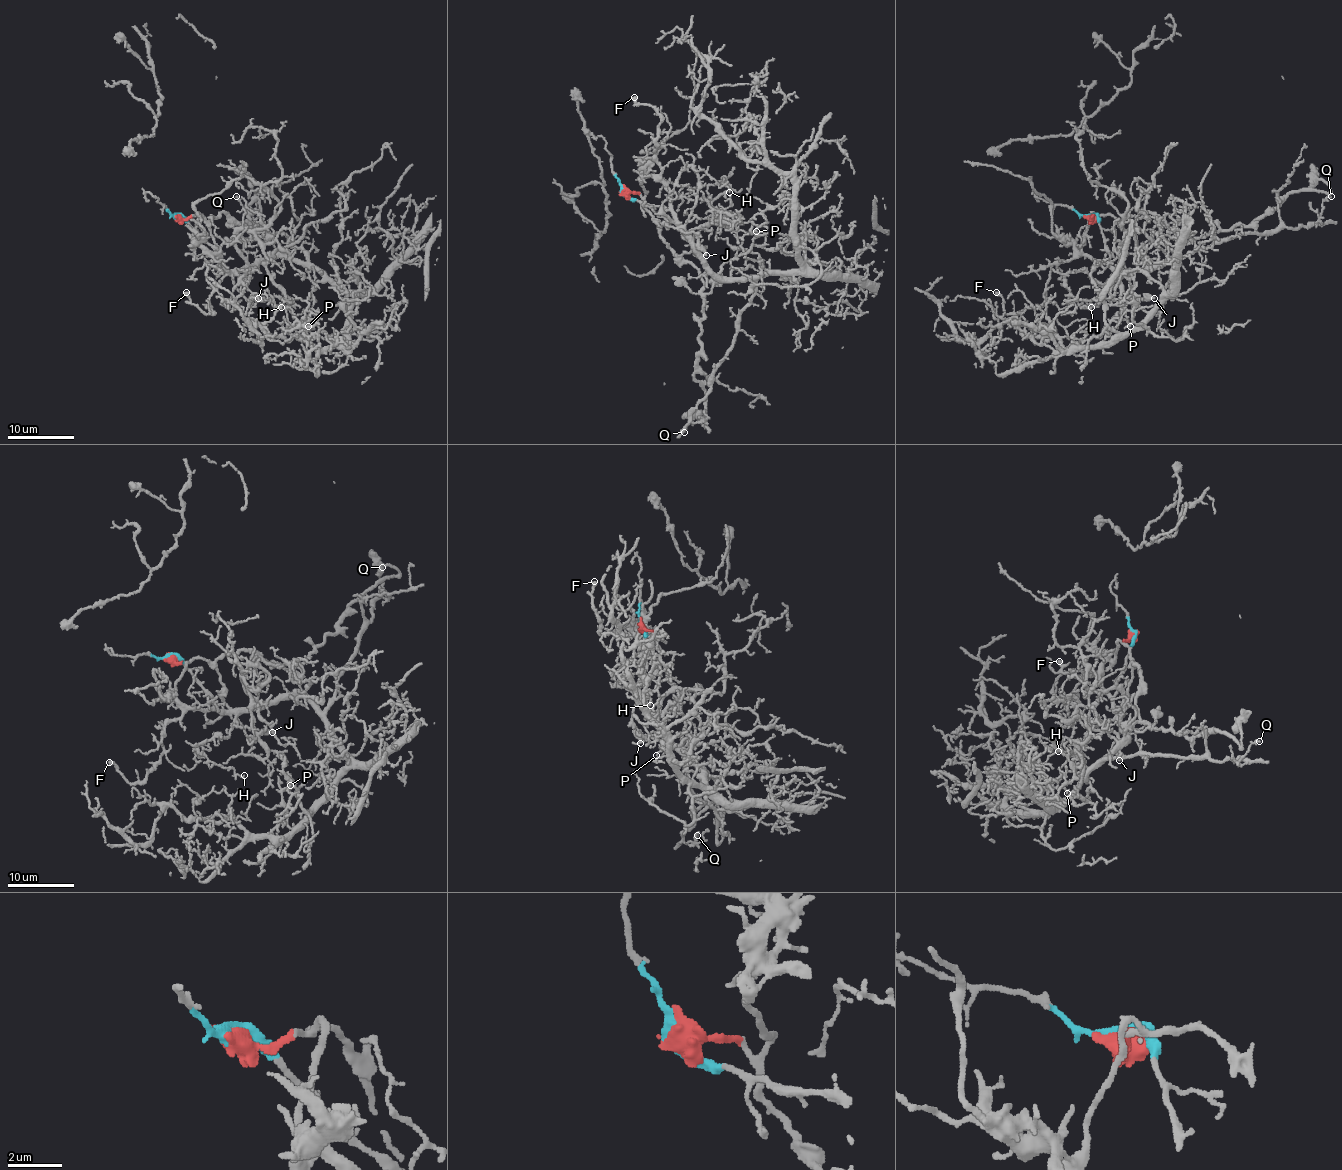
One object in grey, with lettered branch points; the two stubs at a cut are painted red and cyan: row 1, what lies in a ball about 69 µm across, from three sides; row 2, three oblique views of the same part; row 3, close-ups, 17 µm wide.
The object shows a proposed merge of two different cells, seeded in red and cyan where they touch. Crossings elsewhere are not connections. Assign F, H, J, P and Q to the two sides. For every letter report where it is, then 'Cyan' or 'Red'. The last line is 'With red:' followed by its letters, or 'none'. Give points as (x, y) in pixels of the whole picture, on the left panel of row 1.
F: Place: (186, 292). Cyan
H: Place: (281, 307). Cyan
J: Place: (258, 298). Red
P: Place: (308, 326). Cyan
Q: Place: (236, 196). Cyan
With red: J

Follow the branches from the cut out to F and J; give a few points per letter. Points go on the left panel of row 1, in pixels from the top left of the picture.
F: (174, 216), (179, 214), (220, 259), (217, 256), (207, 266), (212, 312), (204, 314), (185, 292)
J: (174, 216), (189, 217), (197, 214), (204, 217), (212, 234), (219, 264), (245, 297), (258, 299)

